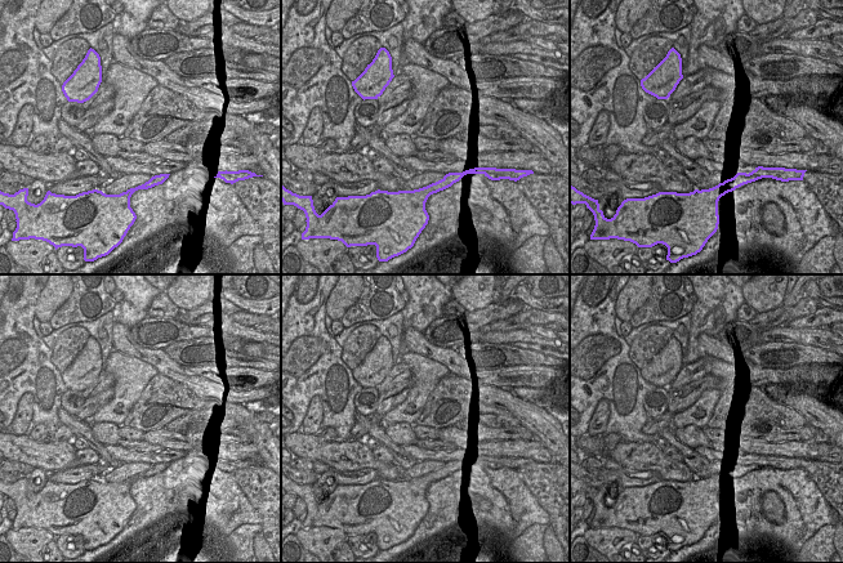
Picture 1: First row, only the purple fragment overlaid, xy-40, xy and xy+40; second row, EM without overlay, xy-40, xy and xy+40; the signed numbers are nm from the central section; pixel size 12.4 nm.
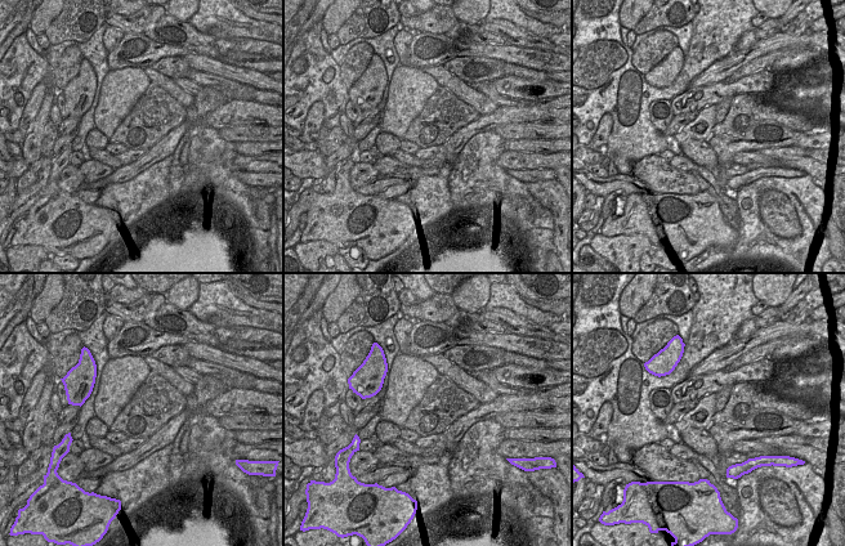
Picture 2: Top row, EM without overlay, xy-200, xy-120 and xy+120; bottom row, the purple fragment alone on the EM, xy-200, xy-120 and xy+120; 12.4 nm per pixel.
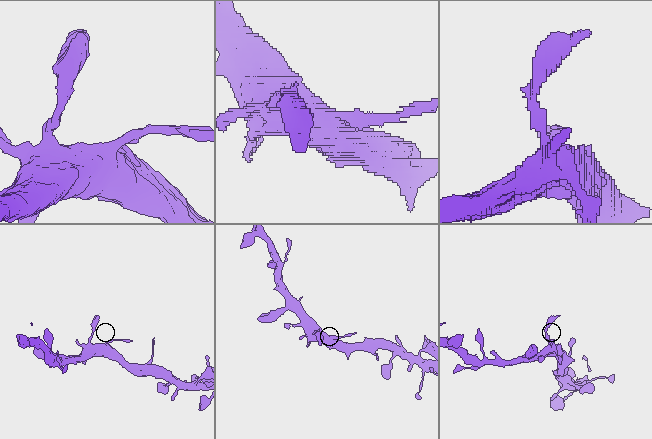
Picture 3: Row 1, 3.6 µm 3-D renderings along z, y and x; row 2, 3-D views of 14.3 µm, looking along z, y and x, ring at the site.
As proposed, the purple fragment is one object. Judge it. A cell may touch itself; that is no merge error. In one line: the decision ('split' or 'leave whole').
split

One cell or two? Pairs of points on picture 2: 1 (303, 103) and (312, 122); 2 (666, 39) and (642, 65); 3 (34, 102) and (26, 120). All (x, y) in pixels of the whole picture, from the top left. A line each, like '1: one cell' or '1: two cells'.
1: two cells
2: one cell
3: one cell

